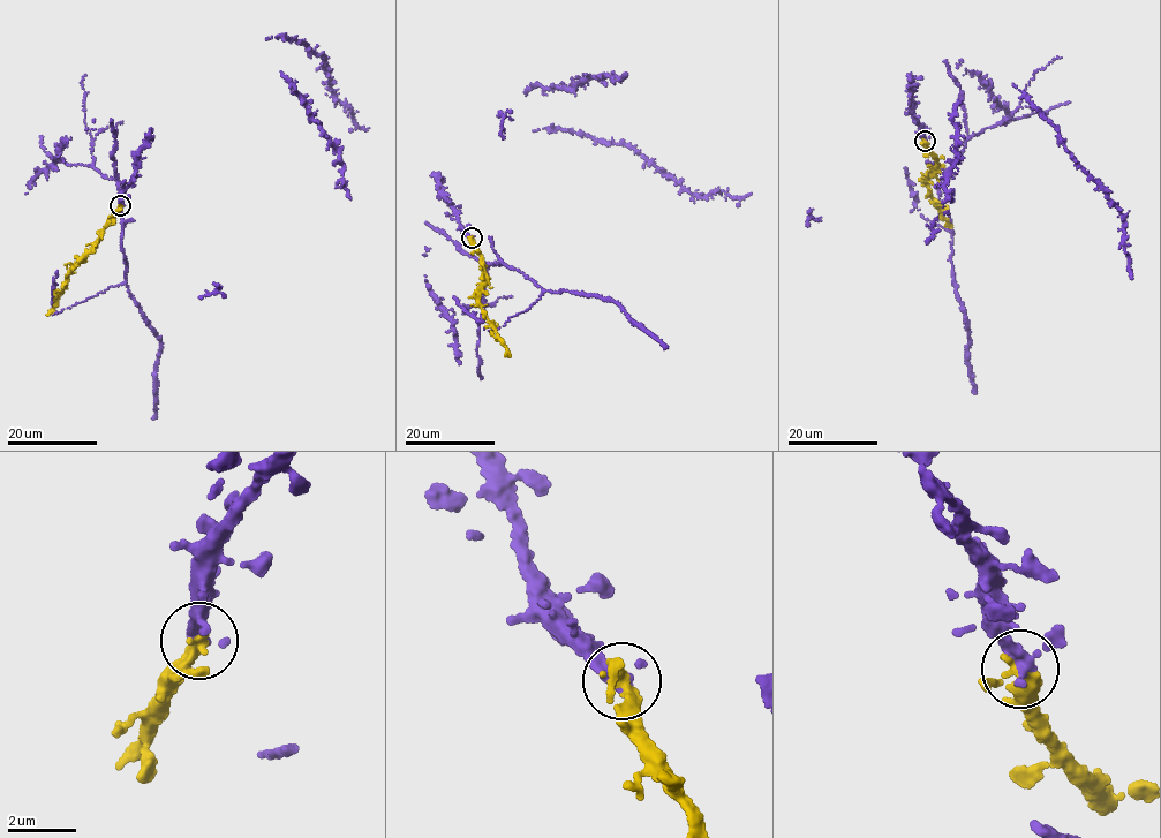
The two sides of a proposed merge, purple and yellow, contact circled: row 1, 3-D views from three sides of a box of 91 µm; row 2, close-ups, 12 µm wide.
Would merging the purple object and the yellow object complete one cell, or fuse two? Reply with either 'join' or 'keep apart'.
join

